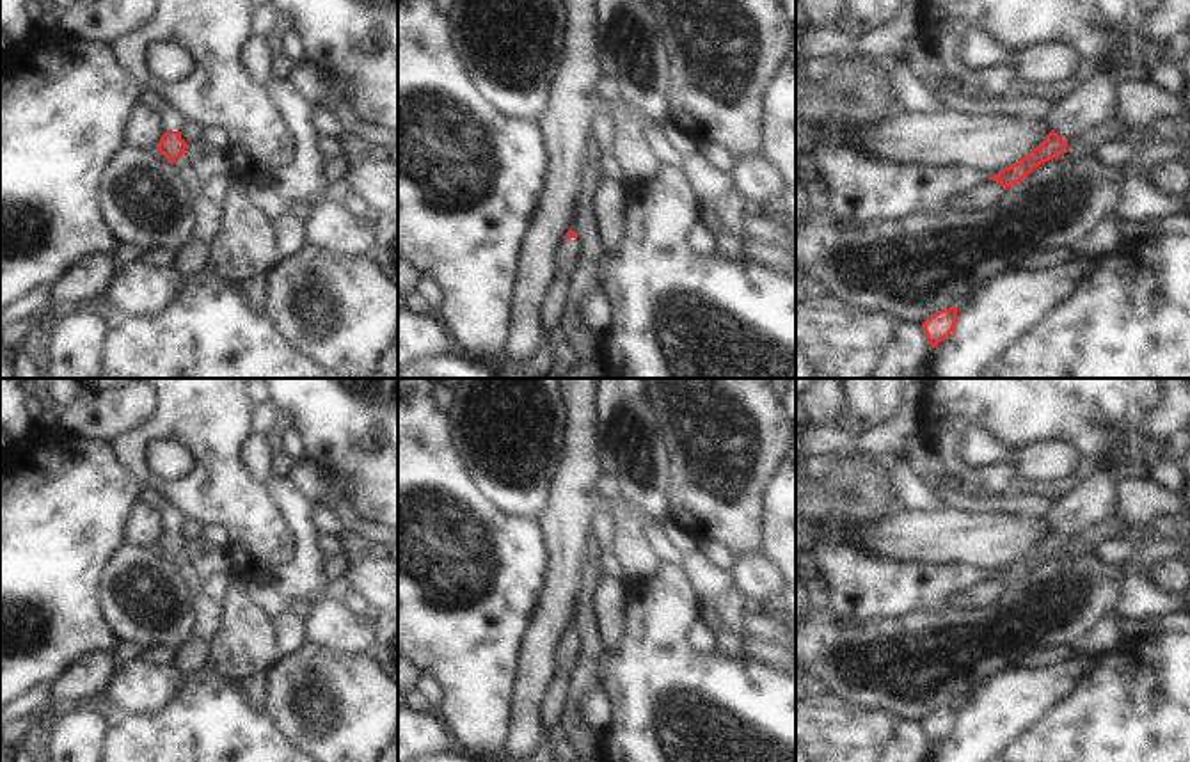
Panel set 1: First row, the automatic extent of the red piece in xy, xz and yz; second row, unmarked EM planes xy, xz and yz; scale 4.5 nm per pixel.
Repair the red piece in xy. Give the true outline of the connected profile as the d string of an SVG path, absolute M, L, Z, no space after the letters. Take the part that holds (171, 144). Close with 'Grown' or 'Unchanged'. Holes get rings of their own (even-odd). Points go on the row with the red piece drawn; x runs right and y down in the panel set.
M165 107L162 112L162 121L163 121L163 130L165 133L162 135L160 142L156 144L156 149L171 162L174 163L174 160L178 156L185 155L186 149L186 142L181 139L181 124L185 121L185 117L171 107Z. Grown.

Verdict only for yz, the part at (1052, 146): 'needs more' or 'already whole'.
needs more

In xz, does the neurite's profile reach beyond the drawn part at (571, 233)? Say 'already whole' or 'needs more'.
needs more

